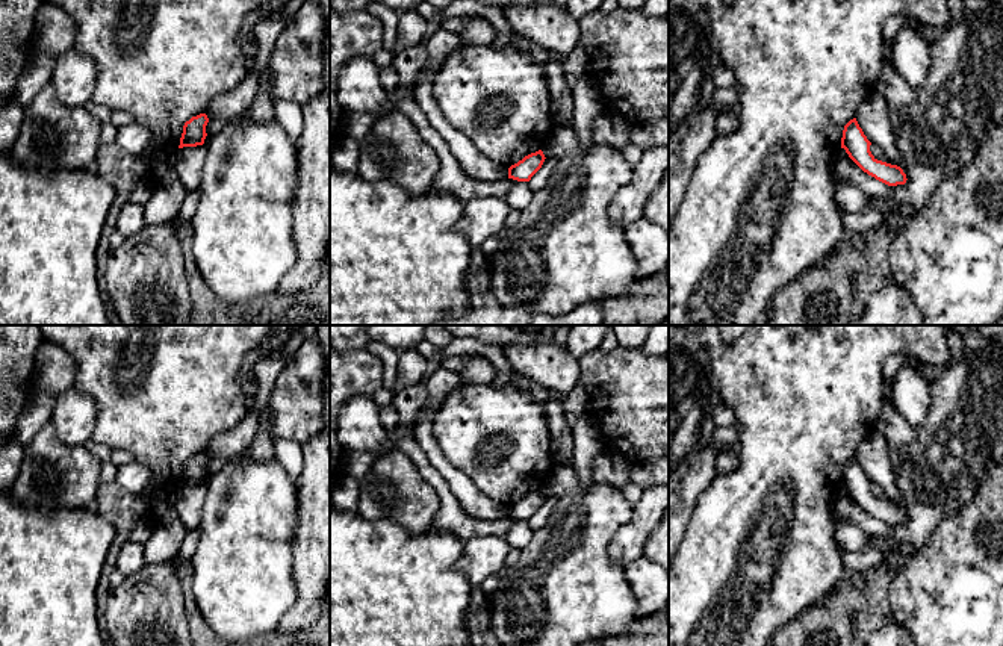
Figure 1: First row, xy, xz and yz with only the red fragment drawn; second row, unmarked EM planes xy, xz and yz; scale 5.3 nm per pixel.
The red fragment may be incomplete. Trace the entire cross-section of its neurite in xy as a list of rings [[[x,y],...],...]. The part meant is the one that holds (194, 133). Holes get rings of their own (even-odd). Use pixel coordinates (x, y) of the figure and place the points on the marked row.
[[[200,113],[186,121],[183,126],[183,133],[180,138],[179,148],[203,145],[207,136],[206,133],[207,123],[209,118],[206,113]]]

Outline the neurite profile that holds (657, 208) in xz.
[[[669,168],[644,206],[644,218],[661,227],[669,234]]]

